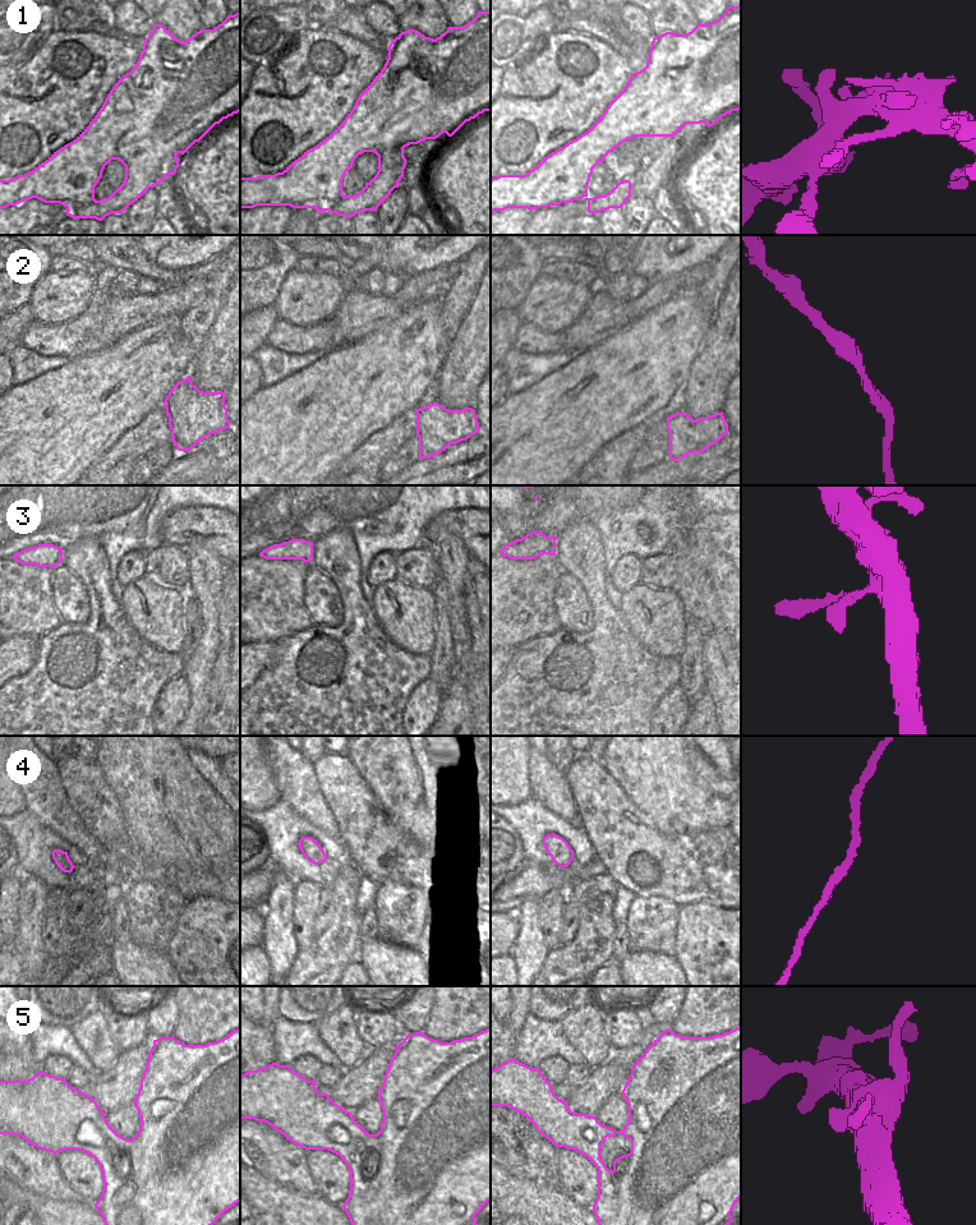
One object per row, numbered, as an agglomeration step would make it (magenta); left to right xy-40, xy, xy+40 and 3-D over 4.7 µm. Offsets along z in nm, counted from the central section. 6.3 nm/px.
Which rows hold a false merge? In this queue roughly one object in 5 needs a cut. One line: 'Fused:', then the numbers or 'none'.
Fused: none

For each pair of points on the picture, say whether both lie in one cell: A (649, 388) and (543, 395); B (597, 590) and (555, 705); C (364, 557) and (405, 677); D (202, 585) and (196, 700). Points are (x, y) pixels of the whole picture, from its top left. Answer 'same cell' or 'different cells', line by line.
A: same cell
B: same cell
C: different cells
D: same cell

